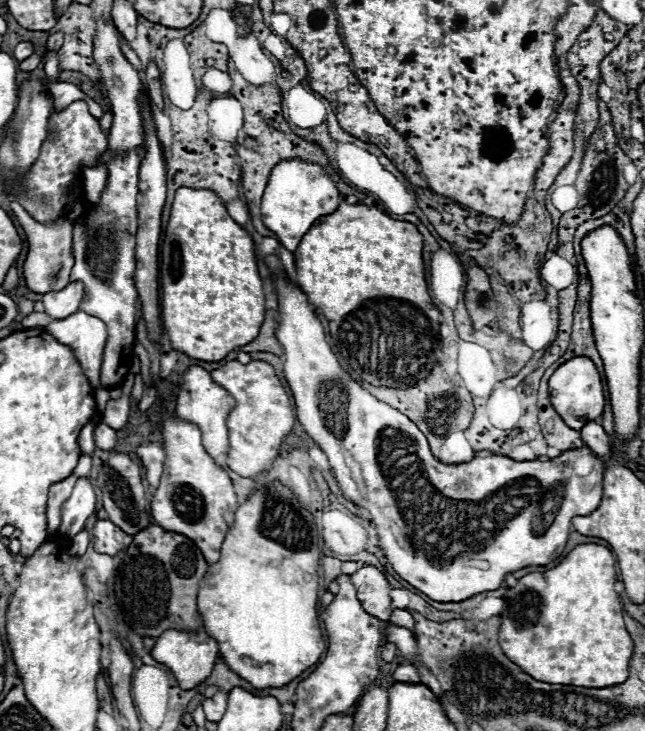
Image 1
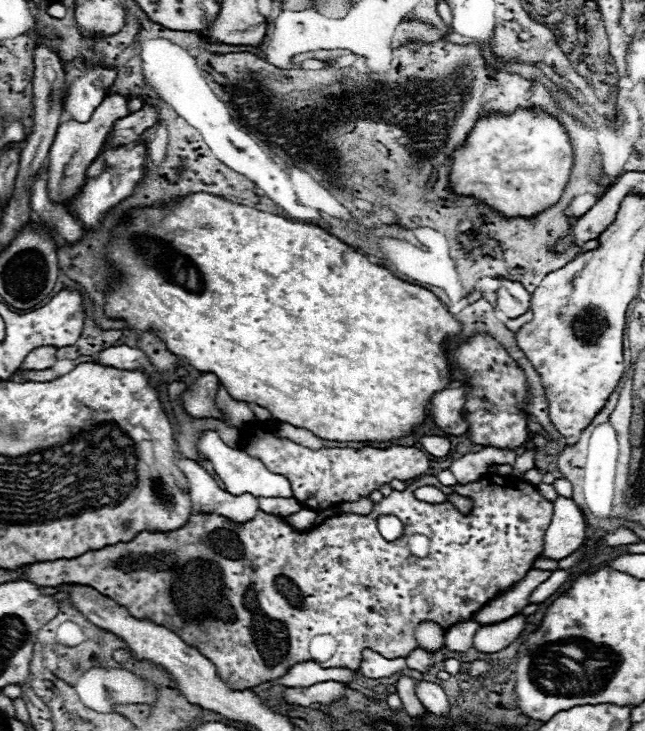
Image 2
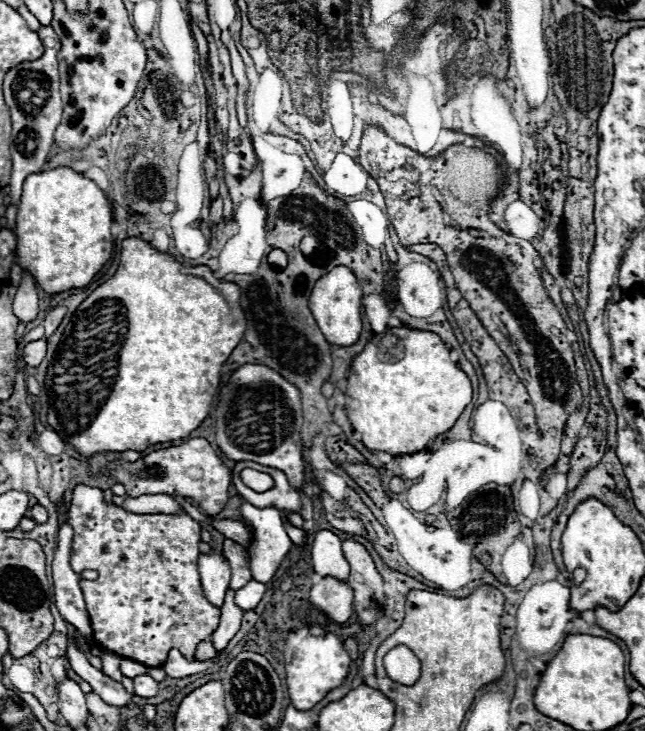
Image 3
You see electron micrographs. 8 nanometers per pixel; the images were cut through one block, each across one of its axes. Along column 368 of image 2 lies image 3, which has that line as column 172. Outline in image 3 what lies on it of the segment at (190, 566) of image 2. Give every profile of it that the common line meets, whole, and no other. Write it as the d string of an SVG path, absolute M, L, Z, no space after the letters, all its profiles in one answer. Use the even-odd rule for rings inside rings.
M78 484L74 488L74 498L70 502L70 508L68 508L68 524L74 528L74 540L72 540L72 558L70 558L70 566L74 572L84 572L84 570L96 570L98 572L98 578L96 580L84 580L80 578L80 588L82 588L82 594L84 594L84 600L86 600L86 608L88 608L88 614L90 614L90 624L92 624L92 630L94 630L94 640L104 648L104 650L110 650L122 658L130 658L130 660L136 660L136 662L144 662L144 666L162 666L168 658L168 652L172 648L180 650L184 654L186 660L194 660L194 650L196 646L210 638L210 634L216 630L218 626L218 618L220 618L220 610L216 606L212 606L204 594L202 594L202 586L200 586L200 578L198 578L198 556L200 556L200 550L198 550L198 544L200 544L200 532L202 532L202 524L194 518L190 518L184 510L180 510L178 514L132 514L132 512L124 512L120 506L116 504L108 504L104 502L104 492L100 488L92 488L92 486L84 486L84 484Z

